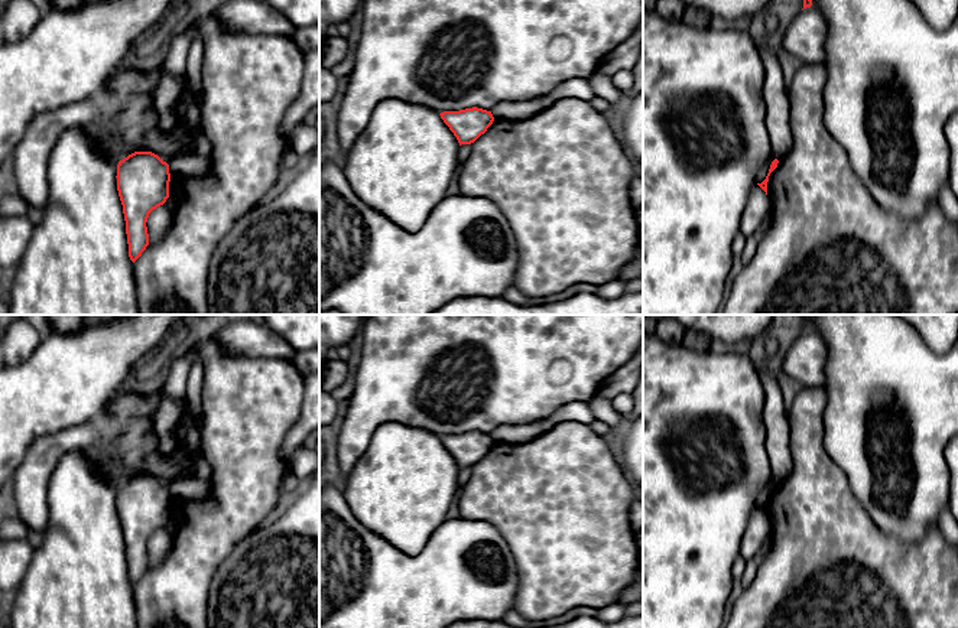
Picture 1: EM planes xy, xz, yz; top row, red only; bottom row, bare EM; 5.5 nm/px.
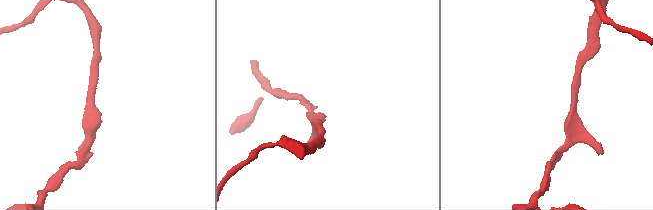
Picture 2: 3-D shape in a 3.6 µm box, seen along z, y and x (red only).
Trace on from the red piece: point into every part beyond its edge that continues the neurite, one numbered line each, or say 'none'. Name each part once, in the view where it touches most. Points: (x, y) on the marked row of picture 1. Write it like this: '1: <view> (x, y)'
none

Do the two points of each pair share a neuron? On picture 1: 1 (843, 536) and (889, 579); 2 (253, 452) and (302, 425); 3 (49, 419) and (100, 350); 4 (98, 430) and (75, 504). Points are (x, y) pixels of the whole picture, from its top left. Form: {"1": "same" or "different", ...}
{"1": "same", "2": "different", "3": "same", "4": "different"}

